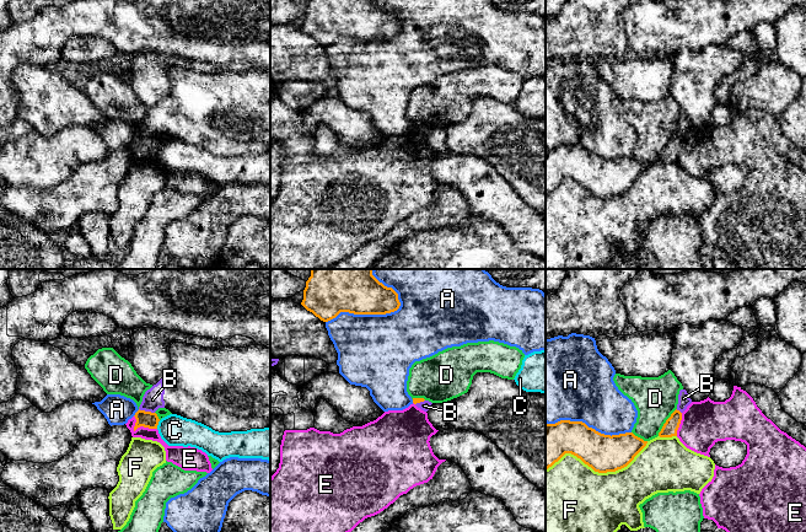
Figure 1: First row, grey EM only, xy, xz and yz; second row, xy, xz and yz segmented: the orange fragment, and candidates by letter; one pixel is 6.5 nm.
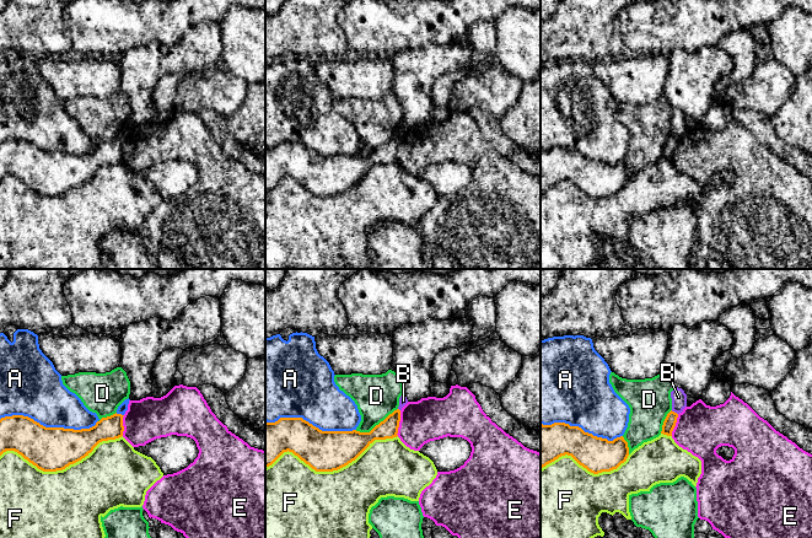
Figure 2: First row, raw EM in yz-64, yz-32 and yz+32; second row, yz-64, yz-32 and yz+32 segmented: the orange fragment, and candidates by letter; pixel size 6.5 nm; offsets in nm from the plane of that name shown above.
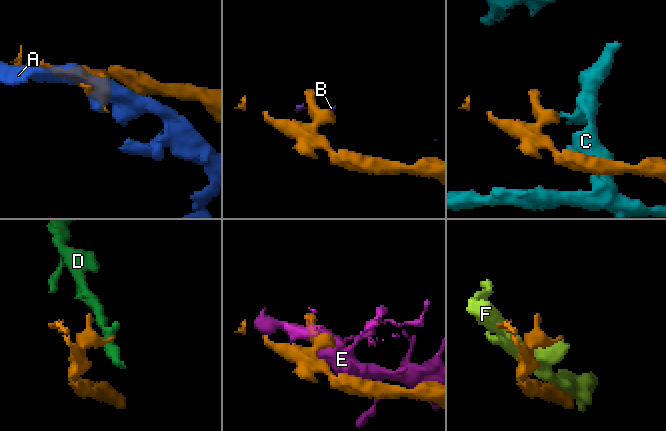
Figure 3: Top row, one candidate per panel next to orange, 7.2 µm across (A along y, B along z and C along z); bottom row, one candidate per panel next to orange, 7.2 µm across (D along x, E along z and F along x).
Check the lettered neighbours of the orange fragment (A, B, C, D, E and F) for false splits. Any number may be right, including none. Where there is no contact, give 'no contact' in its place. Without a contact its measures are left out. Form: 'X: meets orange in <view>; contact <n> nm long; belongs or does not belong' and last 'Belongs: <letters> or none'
A: meets orange in xz; contact 500 nm long; does not belong
B: meets orange in xy; contact 110 nm long; does not belong
C: meets orange in xy; contact 60 nm long; does not belong
D: meets orange in yz; contact 220 nm long; does not belong
E: meets orange in xy; contact 180 nm long; does not belong
F: meets orange in yz; contact 700 nm long; does not belong
Belongs: none

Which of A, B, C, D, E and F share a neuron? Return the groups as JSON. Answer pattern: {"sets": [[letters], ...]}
{"sets": [["A"], ["B"], ["C"], ["D"], ["E"], ["F"]]}

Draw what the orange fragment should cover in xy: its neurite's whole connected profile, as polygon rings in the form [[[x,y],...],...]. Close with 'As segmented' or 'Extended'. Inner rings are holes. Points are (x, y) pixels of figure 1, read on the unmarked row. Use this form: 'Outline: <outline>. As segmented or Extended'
Outline: [[[139,134],[134,141],[136,144],[134,156],[140,151],[149,152],[149,154],[157,154],[160,144],[156,138]]]. As segmented

